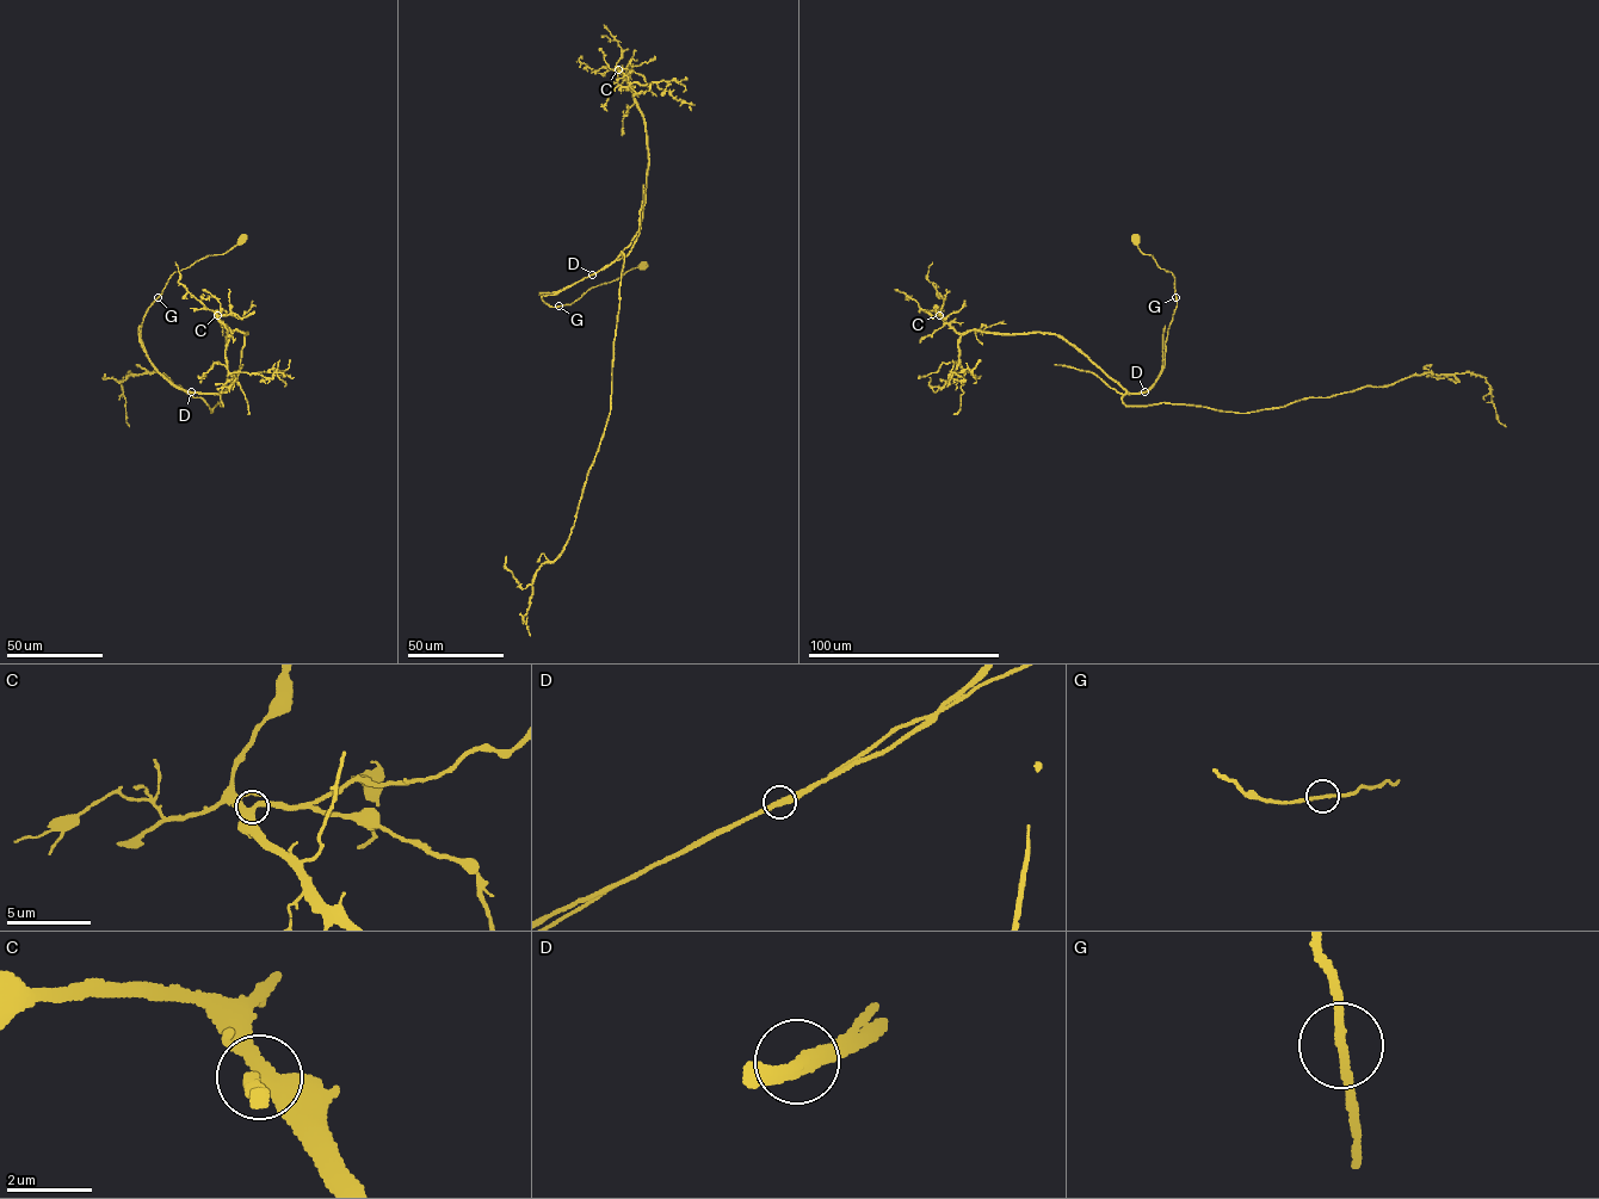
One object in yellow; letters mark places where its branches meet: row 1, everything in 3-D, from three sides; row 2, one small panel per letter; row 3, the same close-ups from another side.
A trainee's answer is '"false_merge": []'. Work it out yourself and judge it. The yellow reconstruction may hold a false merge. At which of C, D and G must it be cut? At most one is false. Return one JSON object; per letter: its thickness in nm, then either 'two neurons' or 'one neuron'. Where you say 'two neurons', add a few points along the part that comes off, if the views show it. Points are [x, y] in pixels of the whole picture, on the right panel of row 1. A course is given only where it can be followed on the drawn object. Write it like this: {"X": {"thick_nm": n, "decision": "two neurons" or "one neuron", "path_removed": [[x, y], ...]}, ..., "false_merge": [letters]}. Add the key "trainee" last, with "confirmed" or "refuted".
{"C": {"thick_nm": 360, "decision": "one neuron"}, "D": {"thick_nm": 360, "decision": "two neurons", "path_removed": [[1144, 393], [1118, 393], [1092, 372], [1054, 364]]}, "G": {"thick_nm": 180, "decision": "one neuron"}, "false_merge": ["D"], "trainee": "refuted"}

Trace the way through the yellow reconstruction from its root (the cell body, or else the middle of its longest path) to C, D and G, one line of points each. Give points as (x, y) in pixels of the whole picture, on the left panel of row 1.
C: (242, 239), (174, 272), (144, 316), (147, 354), (177, 387), (217, 393), (238, 372), (247, 333), (217, 315)
D: (242, 239), (224, 253), (207, 255), (174, 272), (142, 322), (141, 340), (152, 365), (173, 384), (191, 393)
G: (242, 239), (224, 253), (207, 255), (174, 272), (158, 297)

